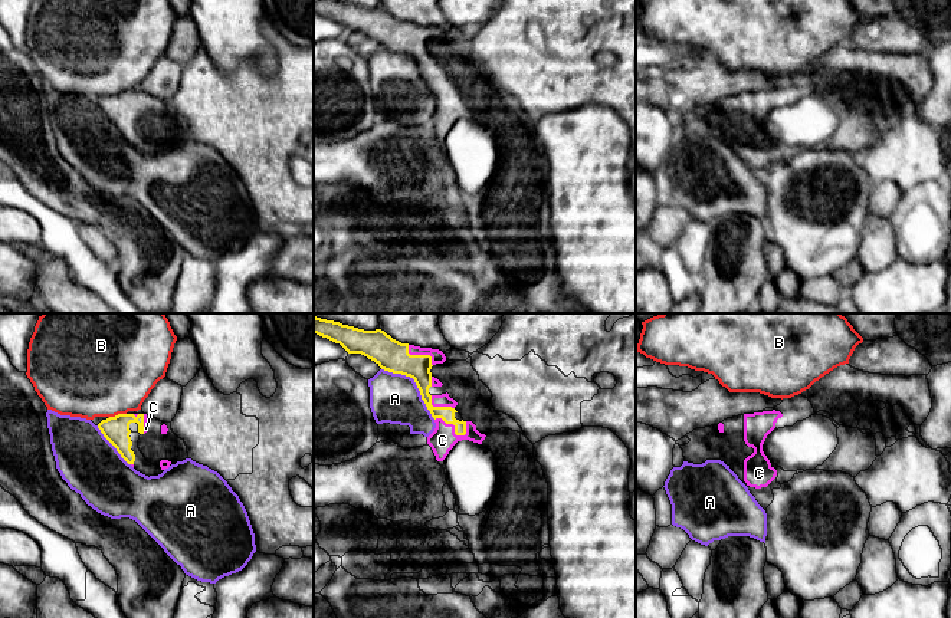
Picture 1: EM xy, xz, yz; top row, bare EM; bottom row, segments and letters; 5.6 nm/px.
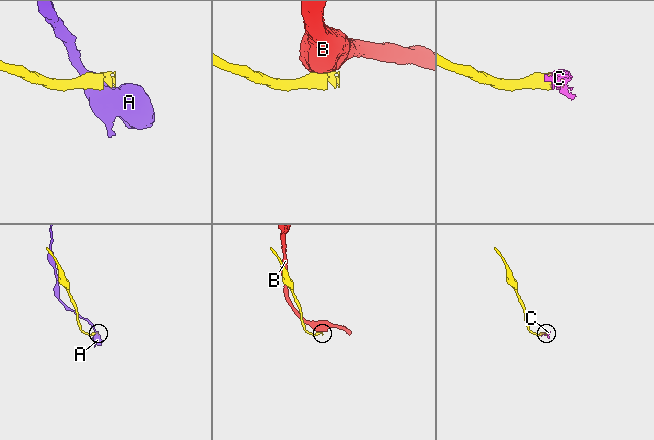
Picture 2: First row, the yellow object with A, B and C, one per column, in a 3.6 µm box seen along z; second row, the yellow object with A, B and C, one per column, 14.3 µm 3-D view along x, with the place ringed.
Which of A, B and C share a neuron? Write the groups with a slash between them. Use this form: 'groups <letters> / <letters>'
groups A / B / C

